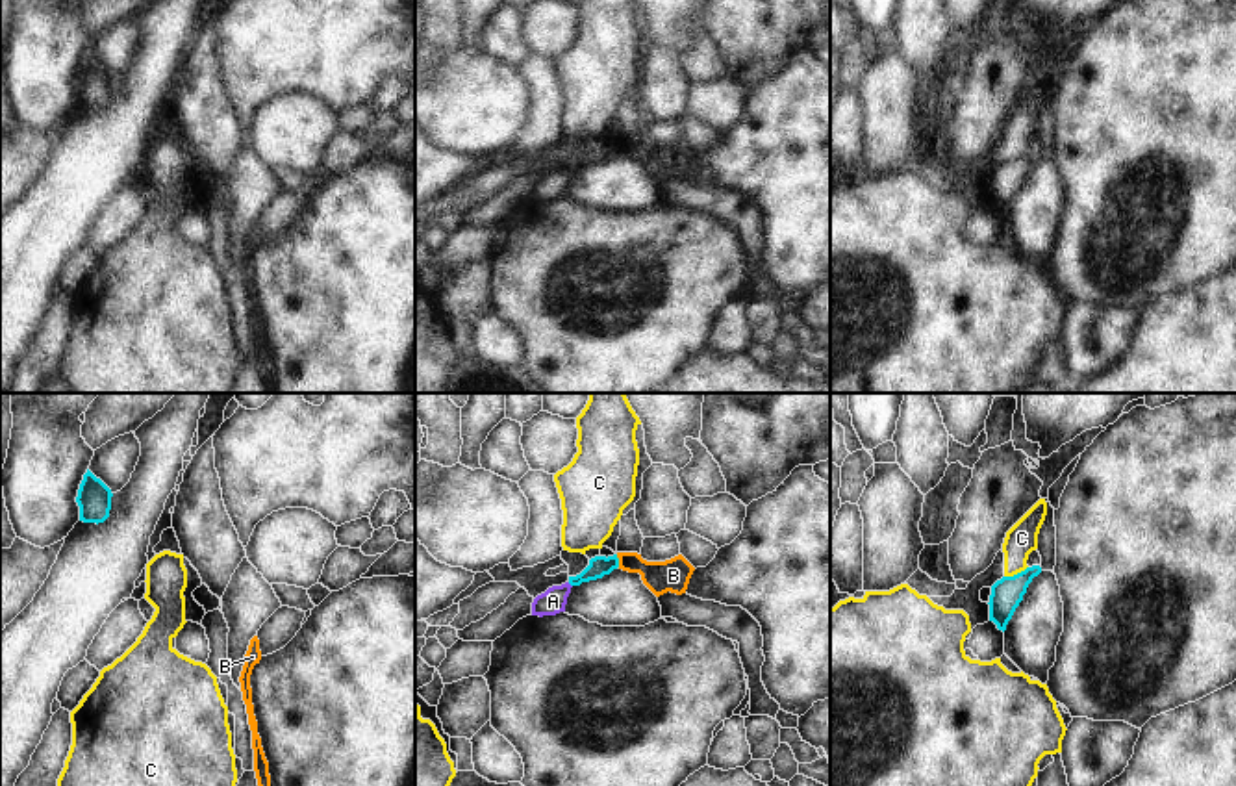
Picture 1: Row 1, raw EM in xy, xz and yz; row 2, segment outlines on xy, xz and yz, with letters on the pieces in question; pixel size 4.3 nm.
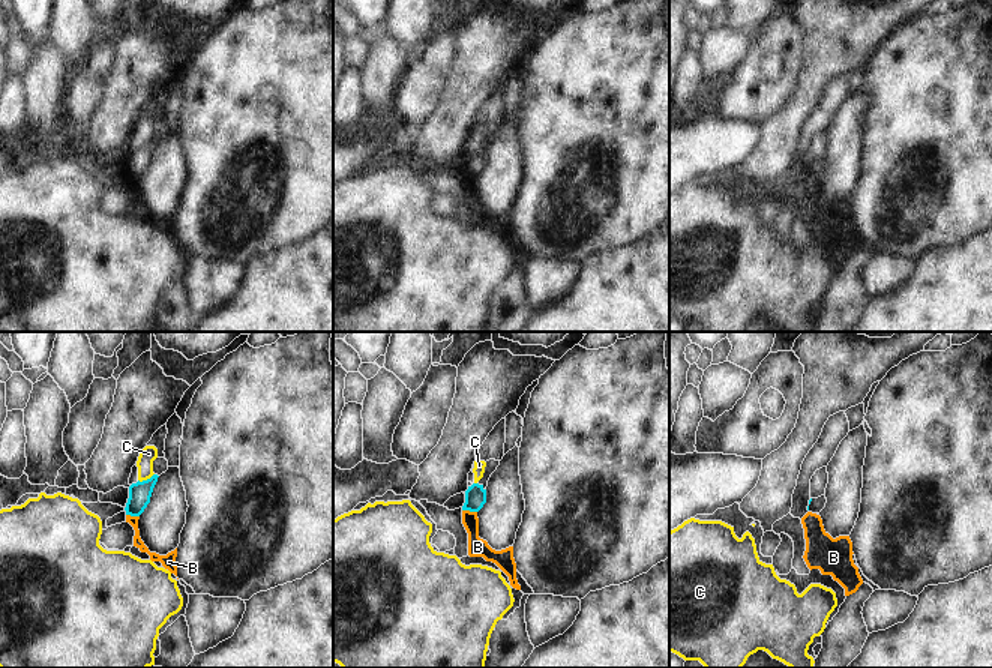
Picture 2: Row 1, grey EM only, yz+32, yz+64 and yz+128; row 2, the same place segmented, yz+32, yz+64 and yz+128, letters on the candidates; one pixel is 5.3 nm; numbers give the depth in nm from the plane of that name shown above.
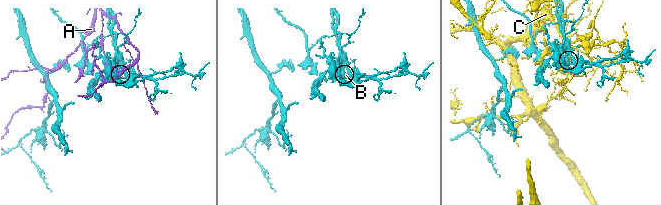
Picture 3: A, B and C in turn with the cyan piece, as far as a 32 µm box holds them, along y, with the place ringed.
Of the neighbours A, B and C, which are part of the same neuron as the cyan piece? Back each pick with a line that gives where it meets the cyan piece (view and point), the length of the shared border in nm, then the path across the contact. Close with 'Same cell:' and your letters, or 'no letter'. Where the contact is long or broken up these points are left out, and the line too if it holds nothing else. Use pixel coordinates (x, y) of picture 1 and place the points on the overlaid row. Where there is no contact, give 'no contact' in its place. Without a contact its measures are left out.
Same cell: no letter

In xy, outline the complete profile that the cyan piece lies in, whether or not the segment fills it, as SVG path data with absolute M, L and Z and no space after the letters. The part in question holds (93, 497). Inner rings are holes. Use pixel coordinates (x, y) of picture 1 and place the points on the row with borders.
M87 469L76 497L80 521L104 523L109 517L111 497L111 489Z

